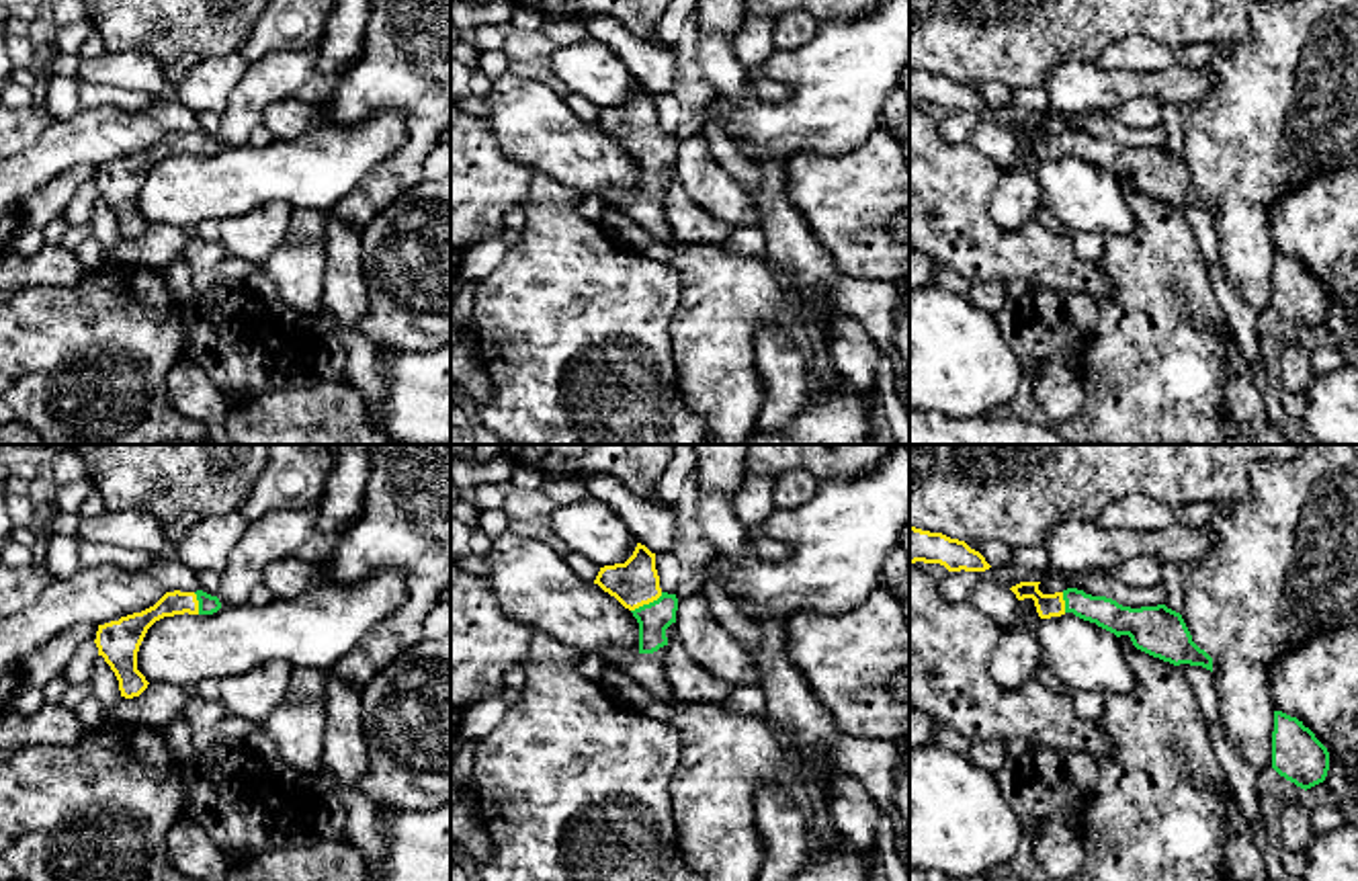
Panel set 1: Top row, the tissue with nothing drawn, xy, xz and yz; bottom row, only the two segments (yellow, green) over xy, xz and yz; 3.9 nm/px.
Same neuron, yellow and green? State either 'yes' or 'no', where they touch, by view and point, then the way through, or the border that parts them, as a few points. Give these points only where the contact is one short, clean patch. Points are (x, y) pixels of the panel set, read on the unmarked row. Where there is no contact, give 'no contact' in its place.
yes; contact xz (646, 144); way xz (635, 123), (646, 144), (656, 158)

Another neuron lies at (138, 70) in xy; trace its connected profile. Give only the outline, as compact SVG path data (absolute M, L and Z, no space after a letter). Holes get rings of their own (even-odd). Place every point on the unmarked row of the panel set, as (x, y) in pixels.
M143 49L119 53L104 51L96 57L80 59L78 78L88 84L137 90L158 96L170 96L174 92L174 84L166 80L160 61Z

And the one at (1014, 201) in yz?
M1026 166L1002 170L987 205L993 223L1006 232L1016 232L1034 221L1038 209L1041 188L1034 170Z

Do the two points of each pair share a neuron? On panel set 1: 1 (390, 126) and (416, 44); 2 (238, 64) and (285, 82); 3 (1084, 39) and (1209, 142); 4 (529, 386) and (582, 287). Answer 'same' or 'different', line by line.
1: different
2: different
3: different
4: same

